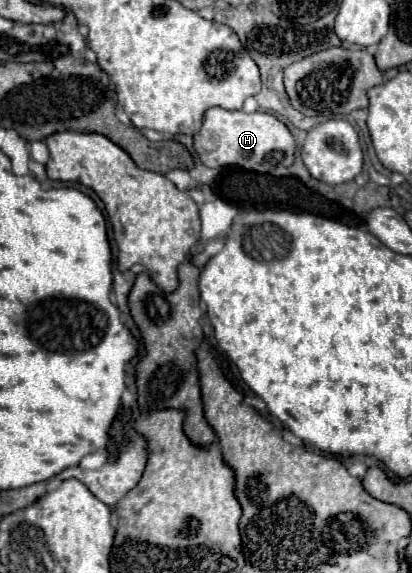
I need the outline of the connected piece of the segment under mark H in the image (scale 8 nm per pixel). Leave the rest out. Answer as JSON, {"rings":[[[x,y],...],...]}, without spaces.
{"rings":[[[210,108],[200,132],[194,136],[194,148],[202,162],[210,168],[236,164],[246,170],[266,174],[276,166],[290,166],[294,162],[296,142],[288,126],[268,112],[246,114],[242,110],[230,112],[224,108]]]}

